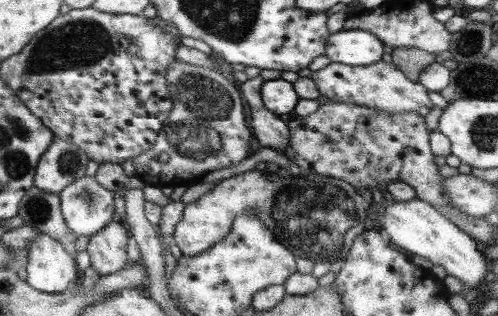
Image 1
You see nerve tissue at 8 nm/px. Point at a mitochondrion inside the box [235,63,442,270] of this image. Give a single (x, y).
(317, 221)

